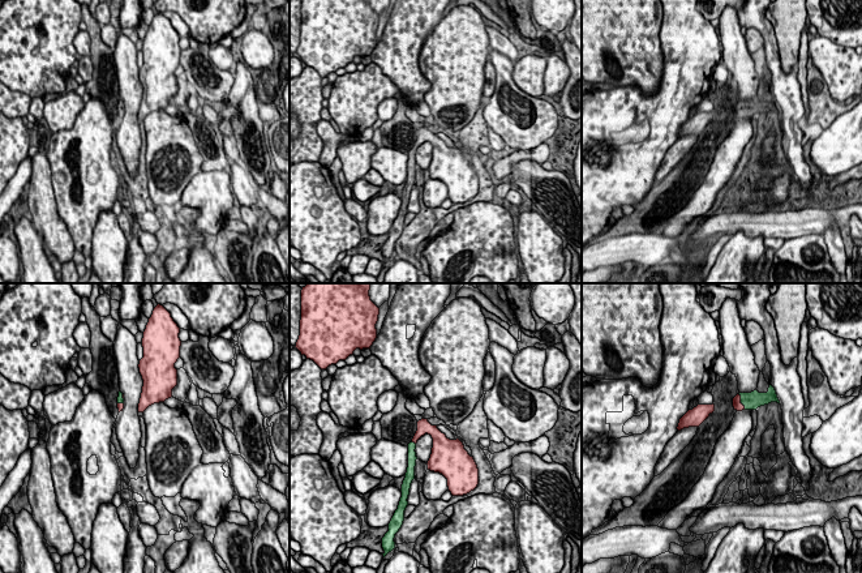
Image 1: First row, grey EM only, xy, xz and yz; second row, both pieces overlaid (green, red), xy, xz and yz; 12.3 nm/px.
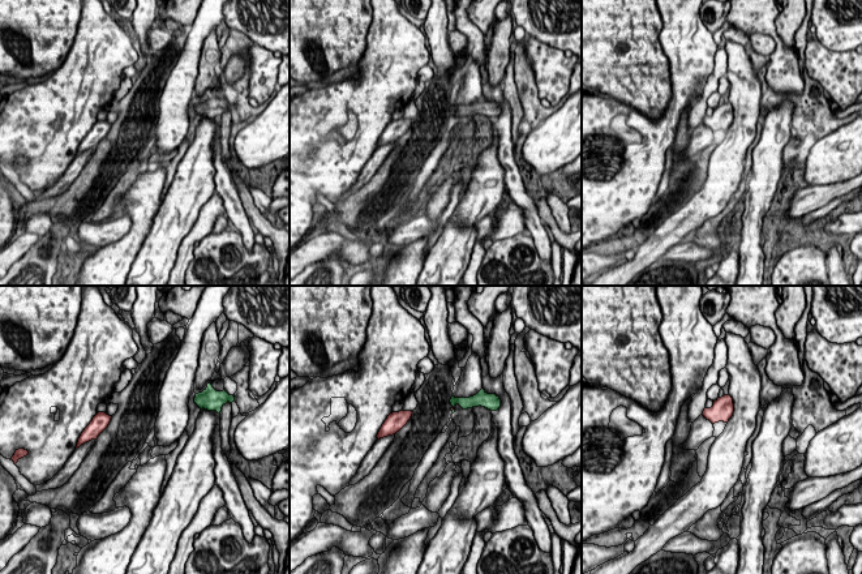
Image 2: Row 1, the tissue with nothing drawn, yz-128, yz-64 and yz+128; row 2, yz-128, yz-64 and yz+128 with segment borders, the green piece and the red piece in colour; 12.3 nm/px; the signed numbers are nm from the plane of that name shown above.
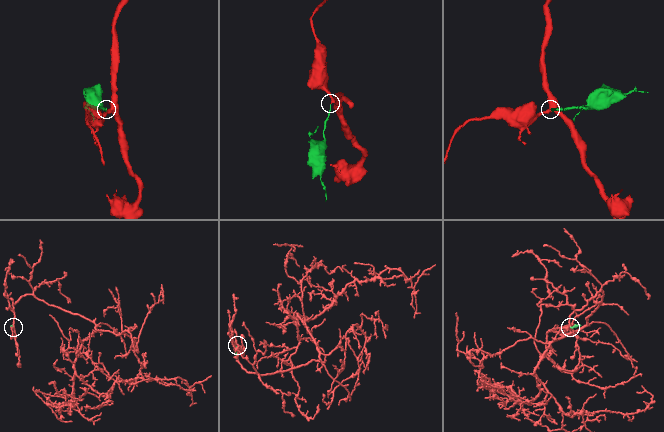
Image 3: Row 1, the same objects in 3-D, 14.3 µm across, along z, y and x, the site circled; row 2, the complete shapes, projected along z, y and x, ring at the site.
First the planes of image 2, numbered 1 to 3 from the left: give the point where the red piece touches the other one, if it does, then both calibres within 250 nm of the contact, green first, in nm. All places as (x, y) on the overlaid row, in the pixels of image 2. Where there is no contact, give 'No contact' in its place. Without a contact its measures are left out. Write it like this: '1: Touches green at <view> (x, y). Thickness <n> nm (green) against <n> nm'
1: No contact
2: No contact
3: No contact

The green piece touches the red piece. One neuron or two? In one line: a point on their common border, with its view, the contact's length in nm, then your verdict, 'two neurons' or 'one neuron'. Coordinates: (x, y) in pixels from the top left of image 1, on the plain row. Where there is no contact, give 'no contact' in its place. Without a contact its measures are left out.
contact yz (741, 110); length 200 nm; one neuron

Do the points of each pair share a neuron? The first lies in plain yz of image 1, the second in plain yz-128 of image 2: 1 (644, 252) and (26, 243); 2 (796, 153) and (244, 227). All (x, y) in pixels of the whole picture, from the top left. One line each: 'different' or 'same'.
1: same
2: same

